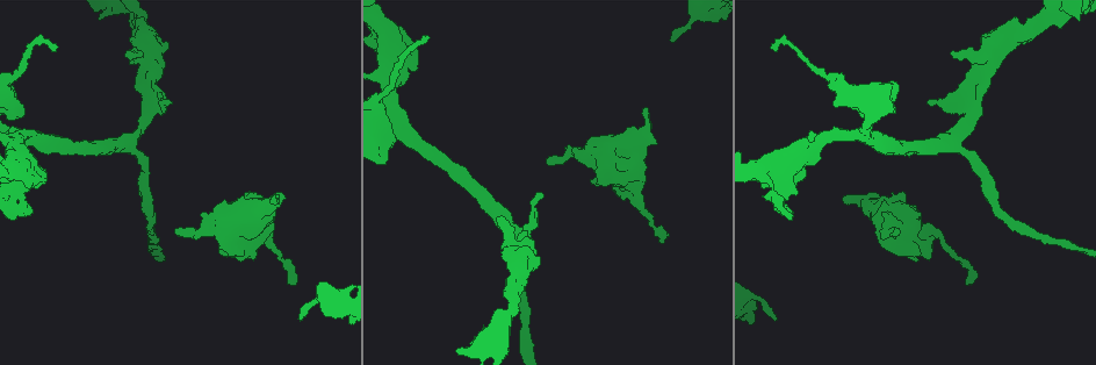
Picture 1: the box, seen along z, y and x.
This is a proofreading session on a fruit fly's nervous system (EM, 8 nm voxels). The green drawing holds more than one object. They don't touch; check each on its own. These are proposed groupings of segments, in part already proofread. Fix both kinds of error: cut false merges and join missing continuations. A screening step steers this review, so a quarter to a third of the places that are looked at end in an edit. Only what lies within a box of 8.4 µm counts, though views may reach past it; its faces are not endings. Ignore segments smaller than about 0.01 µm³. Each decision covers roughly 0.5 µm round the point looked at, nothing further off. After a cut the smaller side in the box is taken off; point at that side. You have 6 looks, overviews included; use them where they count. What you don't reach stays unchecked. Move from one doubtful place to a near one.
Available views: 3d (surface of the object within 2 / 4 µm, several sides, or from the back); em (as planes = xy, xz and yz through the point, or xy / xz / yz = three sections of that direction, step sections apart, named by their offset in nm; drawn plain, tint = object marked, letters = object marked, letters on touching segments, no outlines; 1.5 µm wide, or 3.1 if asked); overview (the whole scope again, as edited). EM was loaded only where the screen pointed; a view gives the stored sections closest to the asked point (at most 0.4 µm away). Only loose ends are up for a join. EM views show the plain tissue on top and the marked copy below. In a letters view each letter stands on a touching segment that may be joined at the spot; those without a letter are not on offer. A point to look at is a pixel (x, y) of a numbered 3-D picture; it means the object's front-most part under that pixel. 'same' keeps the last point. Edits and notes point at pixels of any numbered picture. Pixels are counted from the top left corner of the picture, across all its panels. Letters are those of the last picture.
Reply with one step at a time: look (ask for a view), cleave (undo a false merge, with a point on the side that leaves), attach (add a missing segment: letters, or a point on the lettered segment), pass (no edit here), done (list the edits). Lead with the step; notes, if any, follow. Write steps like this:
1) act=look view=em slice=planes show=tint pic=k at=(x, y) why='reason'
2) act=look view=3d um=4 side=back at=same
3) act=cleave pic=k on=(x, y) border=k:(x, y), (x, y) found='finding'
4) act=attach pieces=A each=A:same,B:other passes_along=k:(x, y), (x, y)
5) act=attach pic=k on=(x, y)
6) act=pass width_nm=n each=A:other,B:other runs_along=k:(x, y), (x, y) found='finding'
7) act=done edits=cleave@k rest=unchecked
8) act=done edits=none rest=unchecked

act=look view=em slice=planes show=letters pic=1 at=(272, 196) why='branch stops here'

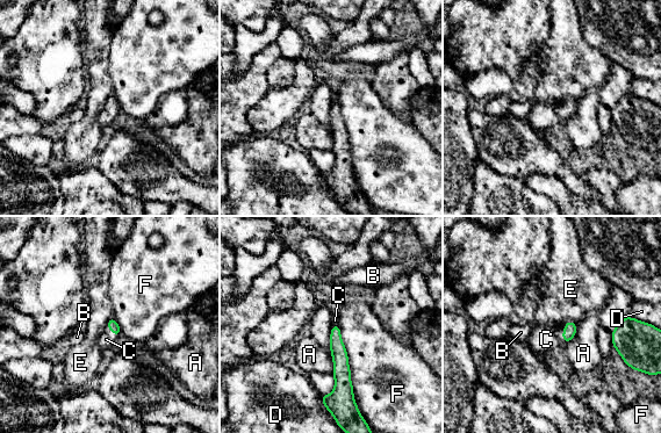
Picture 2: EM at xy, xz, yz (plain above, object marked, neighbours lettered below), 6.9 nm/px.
act=attach pieces=C each=A:other,B:other,C:same,D:other,E:other,F:other passes_along=2:(112, 324), (112, 331), (106, 339) found='the cell continues'

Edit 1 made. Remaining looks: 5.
act=look view=3d um=2 pic=1 at=(298, 319) why='an open end'

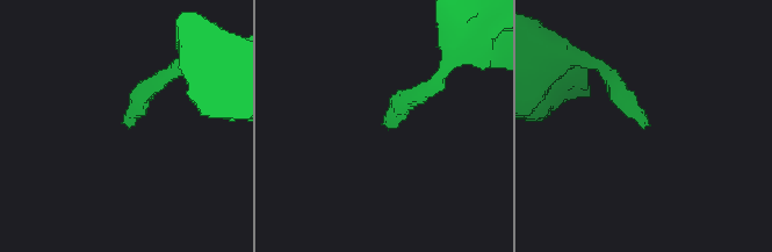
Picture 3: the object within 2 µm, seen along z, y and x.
act=look view=em slice=yz step=8 show=letters pic=3 at=(127, 121)

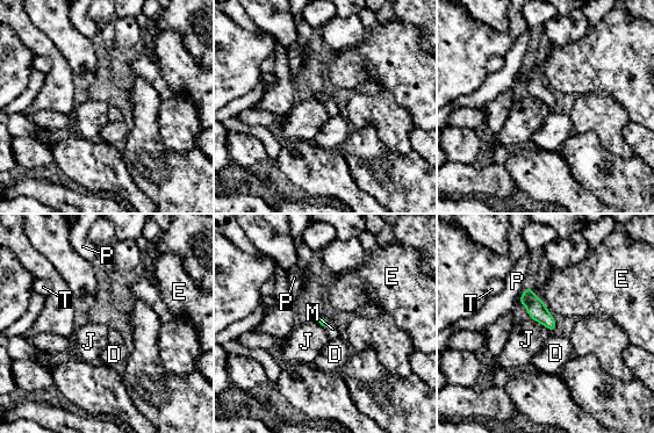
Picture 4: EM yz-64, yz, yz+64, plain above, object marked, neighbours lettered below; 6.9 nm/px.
act=attach pieces=M each=D:other,E:other,J:other,M:same,P:other,T:other passes_along=4:(320, 319), (329, 327), (332, 332) found='the cell continues'

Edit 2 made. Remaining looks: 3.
act=look view=3d um=2 side=back pic=1 at=(250, 258) why='stops while still wide'

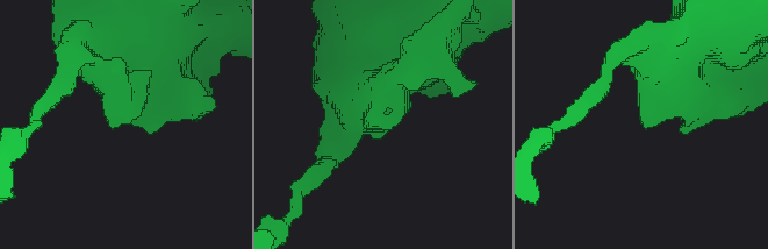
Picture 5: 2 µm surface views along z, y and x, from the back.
act=look view=em slice=planes show=letters pic=5 at=(645, 128) why='need the tissue'

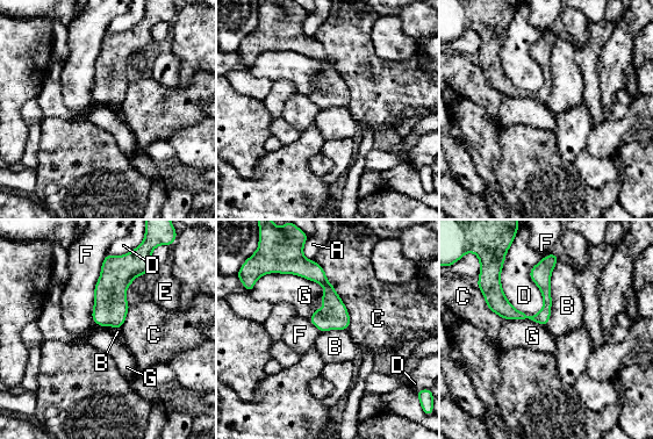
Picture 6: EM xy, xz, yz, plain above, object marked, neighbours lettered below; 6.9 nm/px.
act=pass each=A:other,B:other,C:other,D:other,E:other,F:other,G:other border=6:(314, 259), (346, 309), (347, 329) found='none of them fits'

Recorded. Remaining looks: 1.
act=done edits=attach@2,attach@4 rest=unchecked

